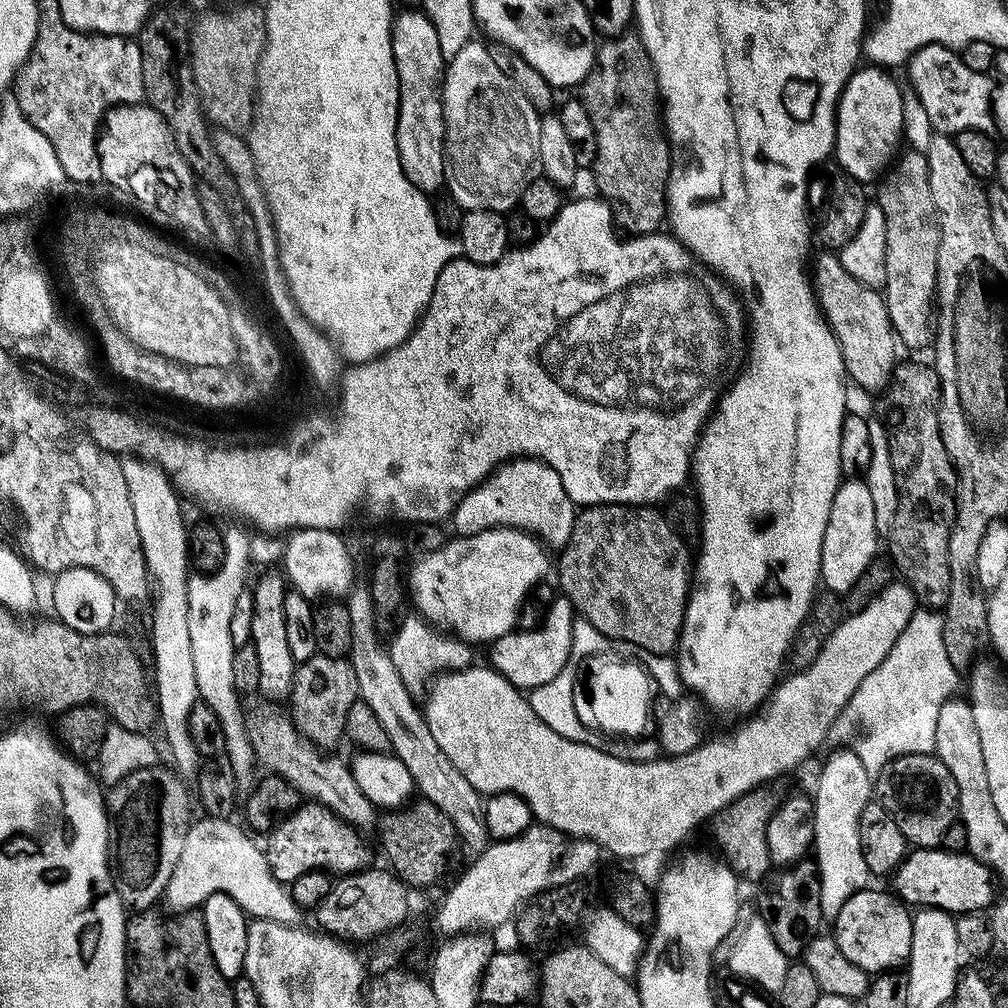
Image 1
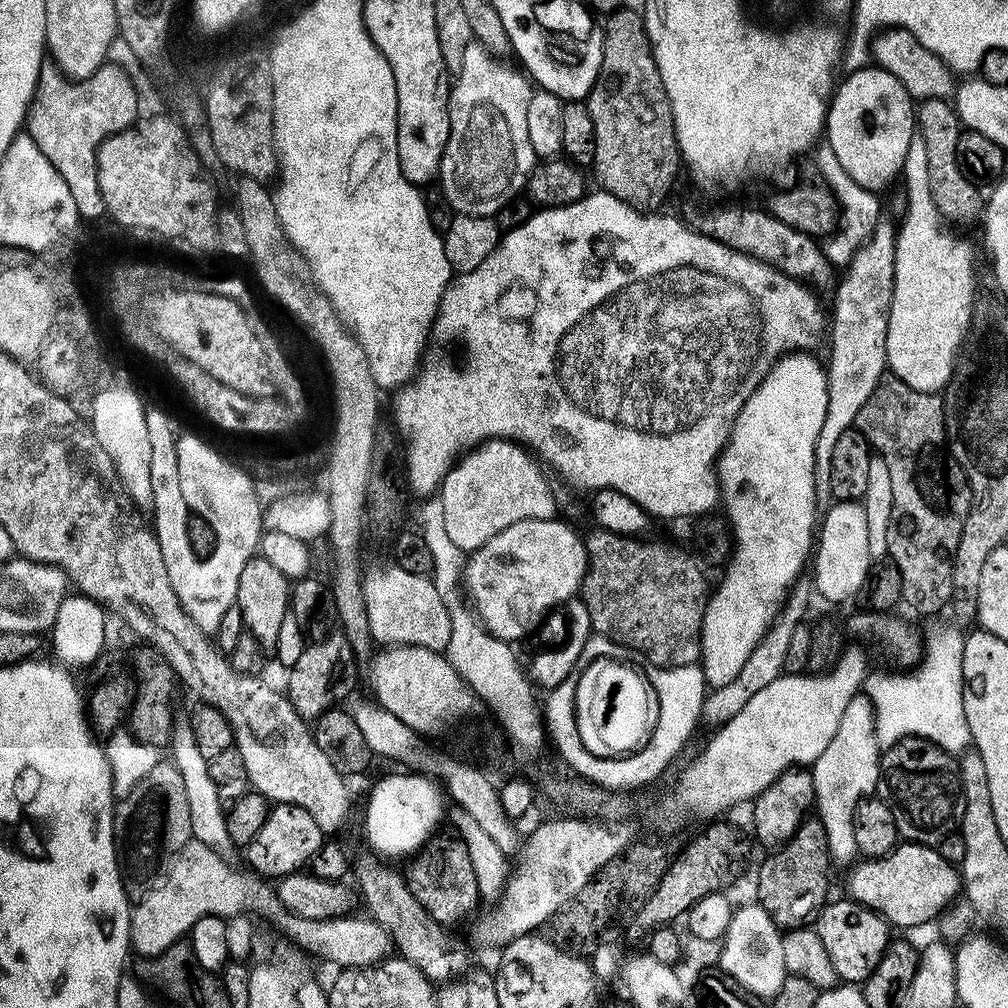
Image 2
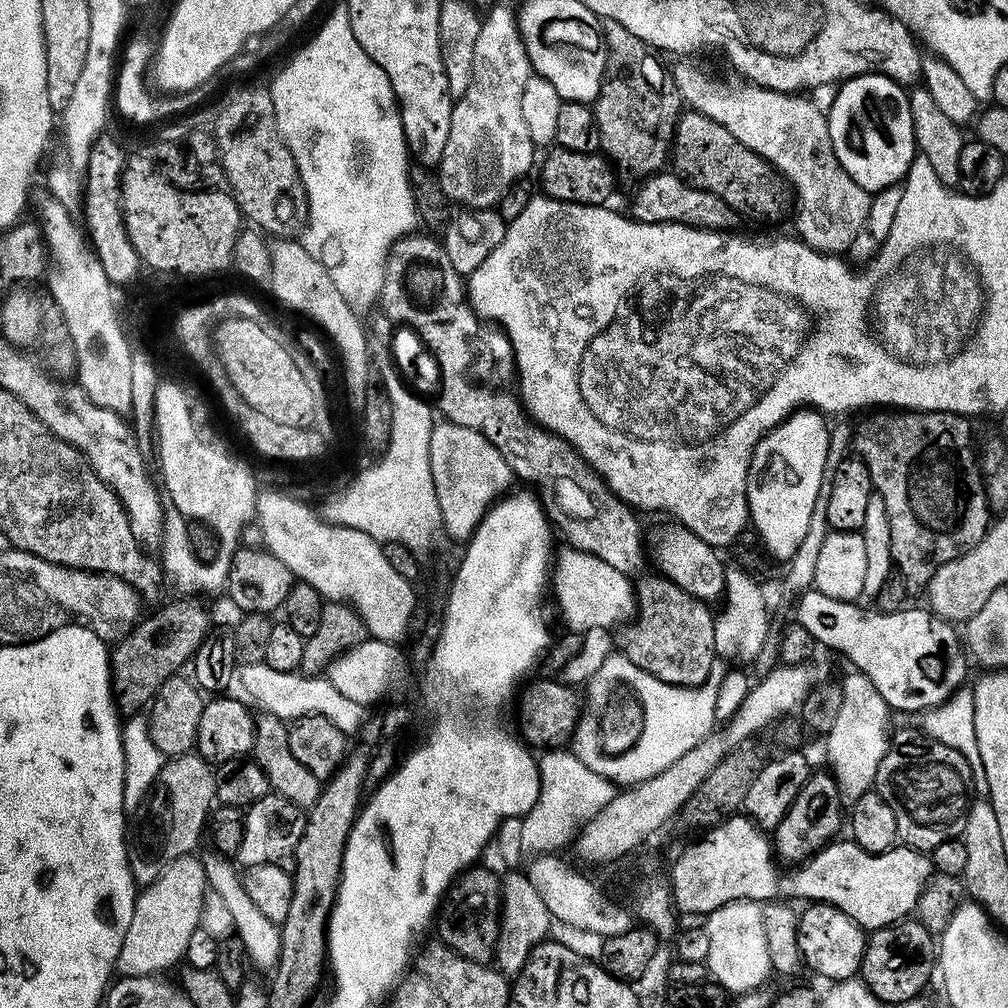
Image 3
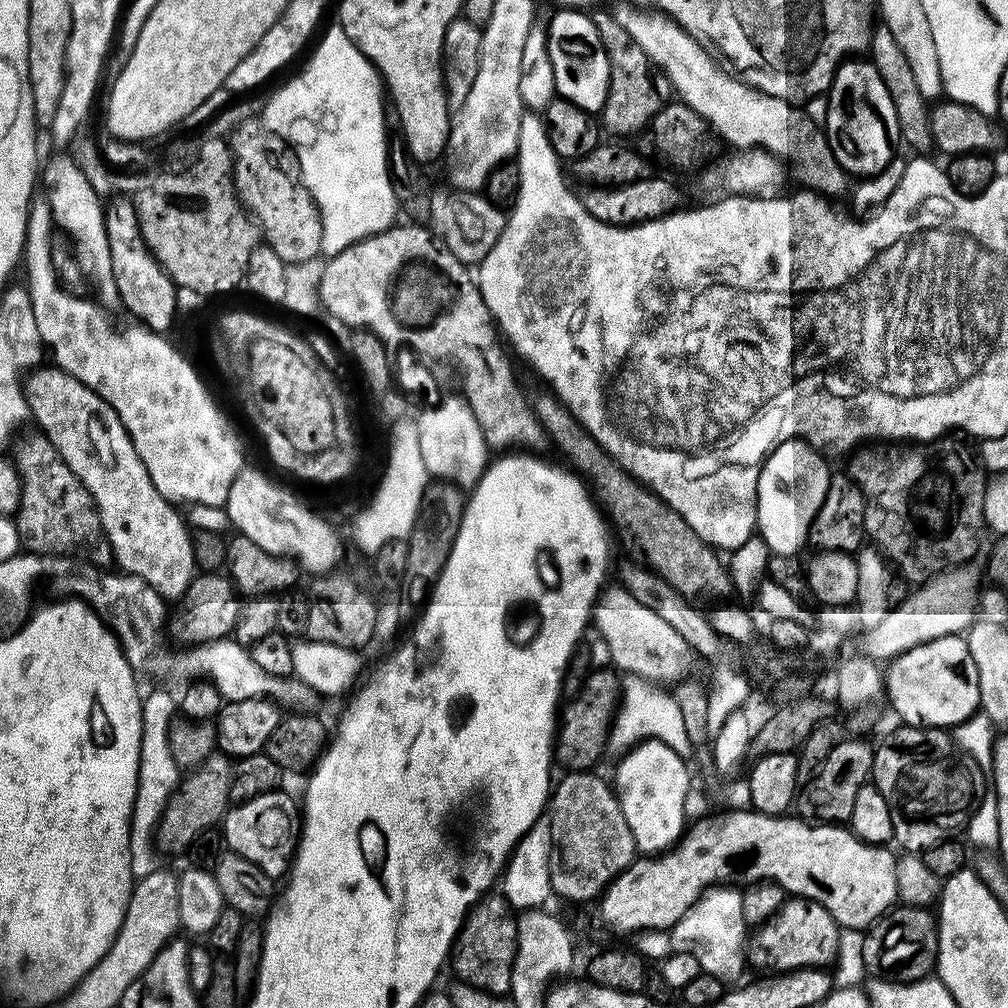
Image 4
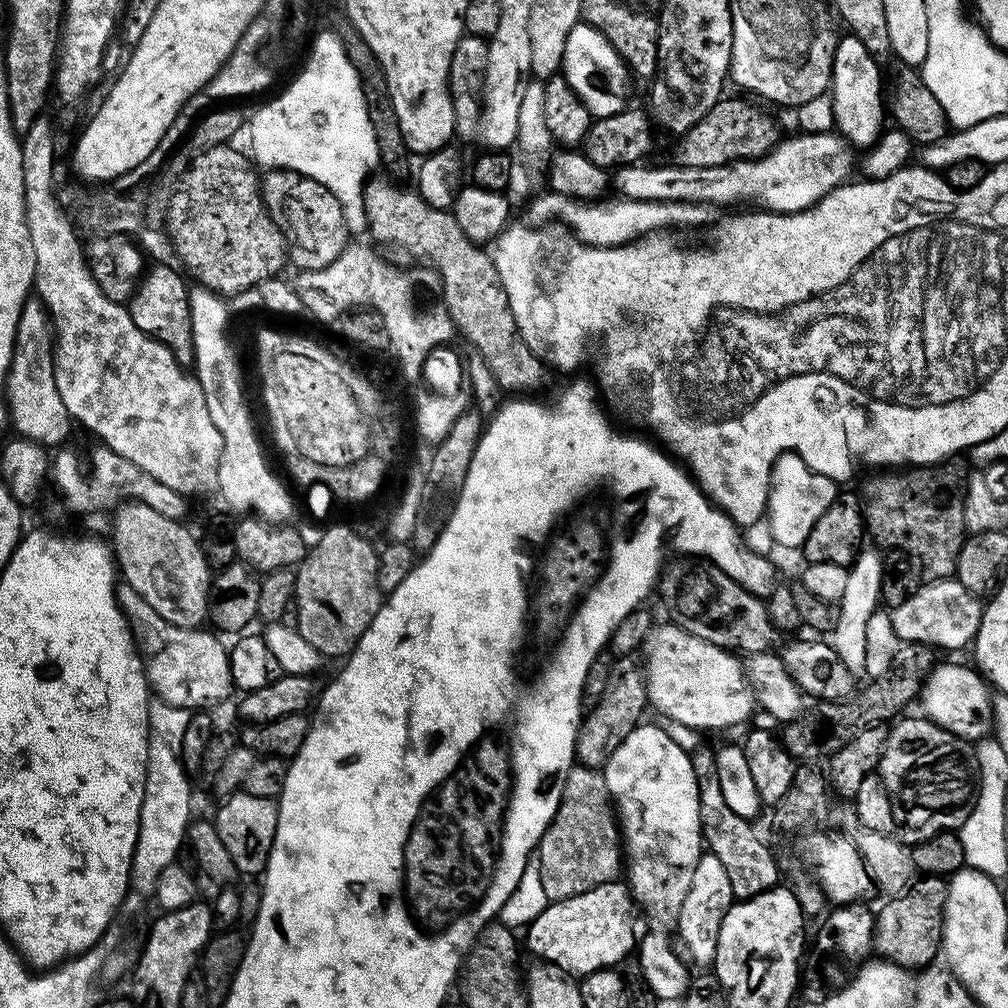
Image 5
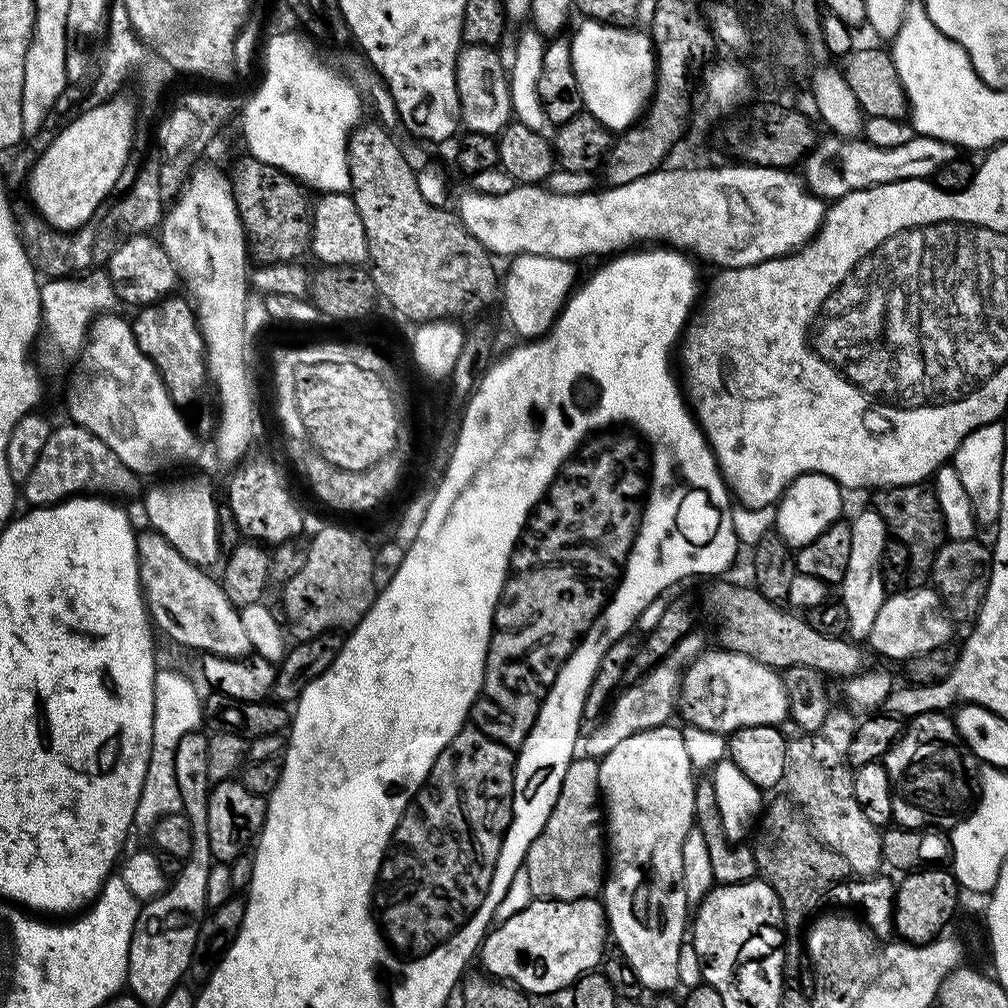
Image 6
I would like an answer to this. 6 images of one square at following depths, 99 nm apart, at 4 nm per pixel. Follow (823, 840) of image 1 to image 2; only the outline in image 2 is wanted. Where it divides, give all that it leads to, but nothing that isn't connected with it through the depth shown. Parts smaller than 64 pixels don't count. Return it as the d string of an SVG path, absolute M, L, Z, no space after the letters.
M857 694L842 715L838 732L810 768L816 791L814 808L820 821L826 826L826 842L837 865L851 865L857 859L854 810L860 800L877 791L880 783L881 755L882 745L876 736L876 711L867 695Z

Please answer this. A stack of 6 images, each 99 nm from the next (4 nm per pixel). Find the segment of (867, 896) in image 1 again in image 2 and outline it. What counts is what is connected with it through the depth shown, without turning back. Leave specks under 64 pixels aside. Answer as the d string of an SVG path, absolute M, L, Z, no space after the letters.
M851 898L843 899L833 899L825 904L814 921L814 927L818 938L822 938L822 946L826 946L826 954L830 954L830 963L834 965L837 977L845 984L860 986L874 970L874 966L878 966L886 950L890 939L890 925L874 910Z

